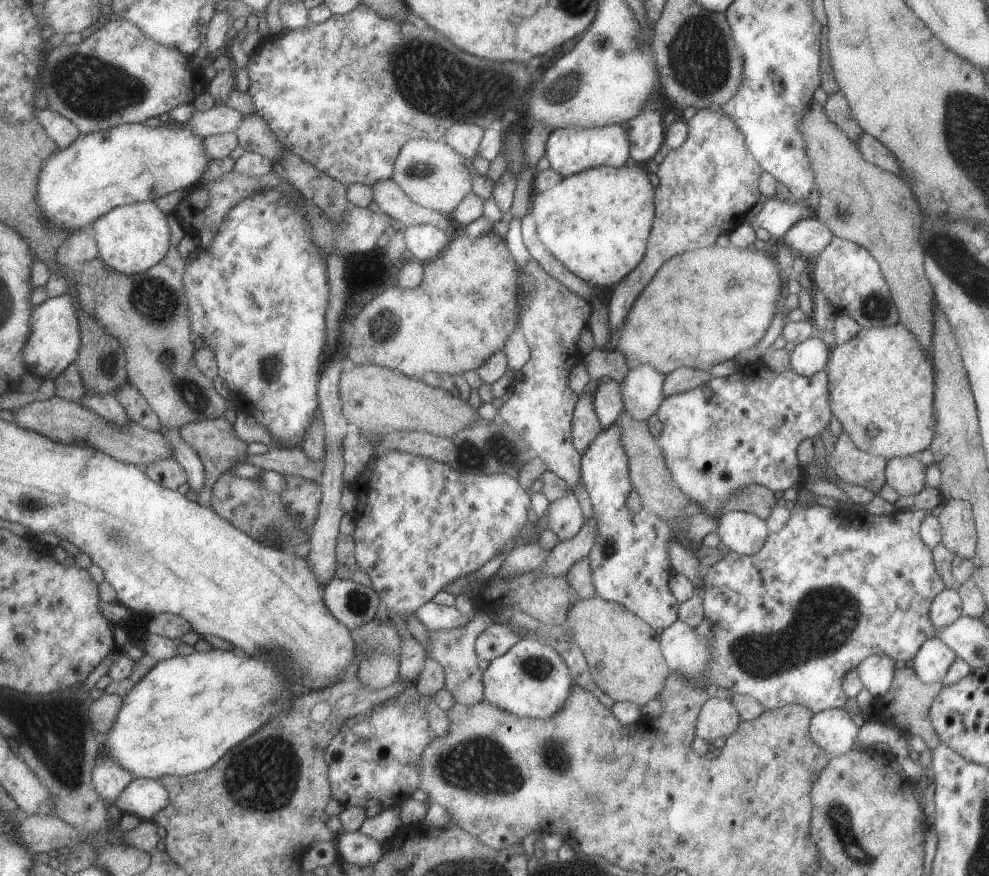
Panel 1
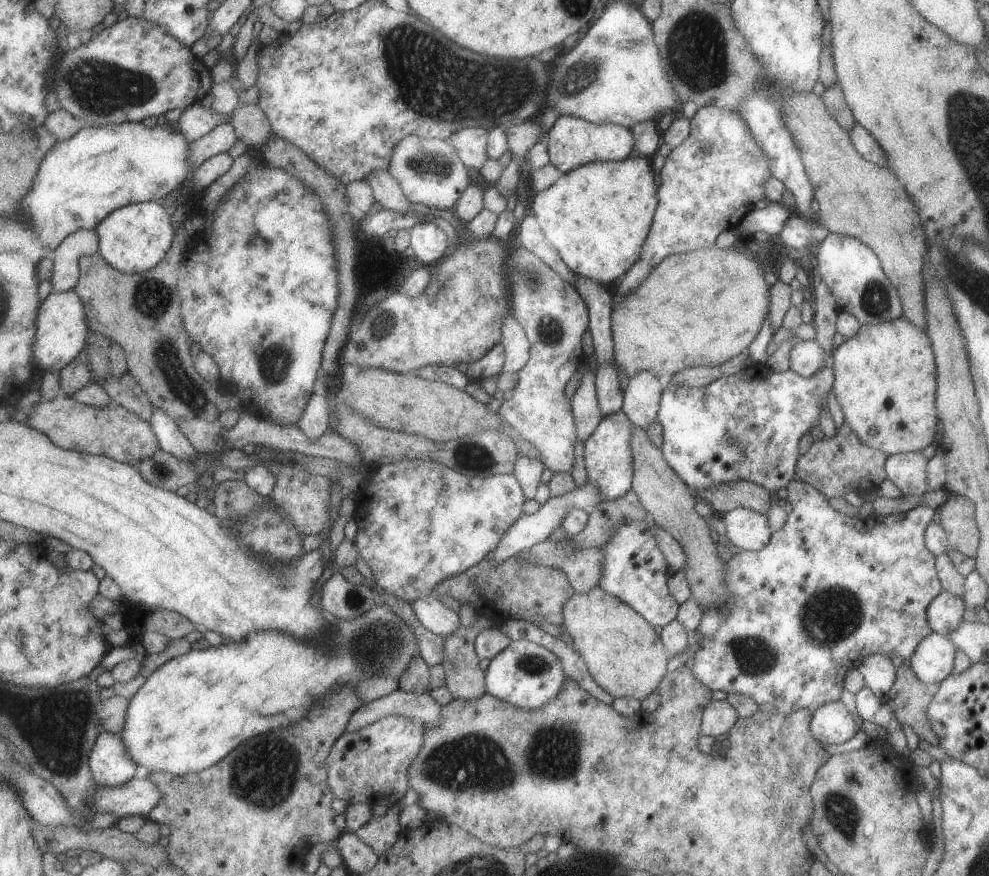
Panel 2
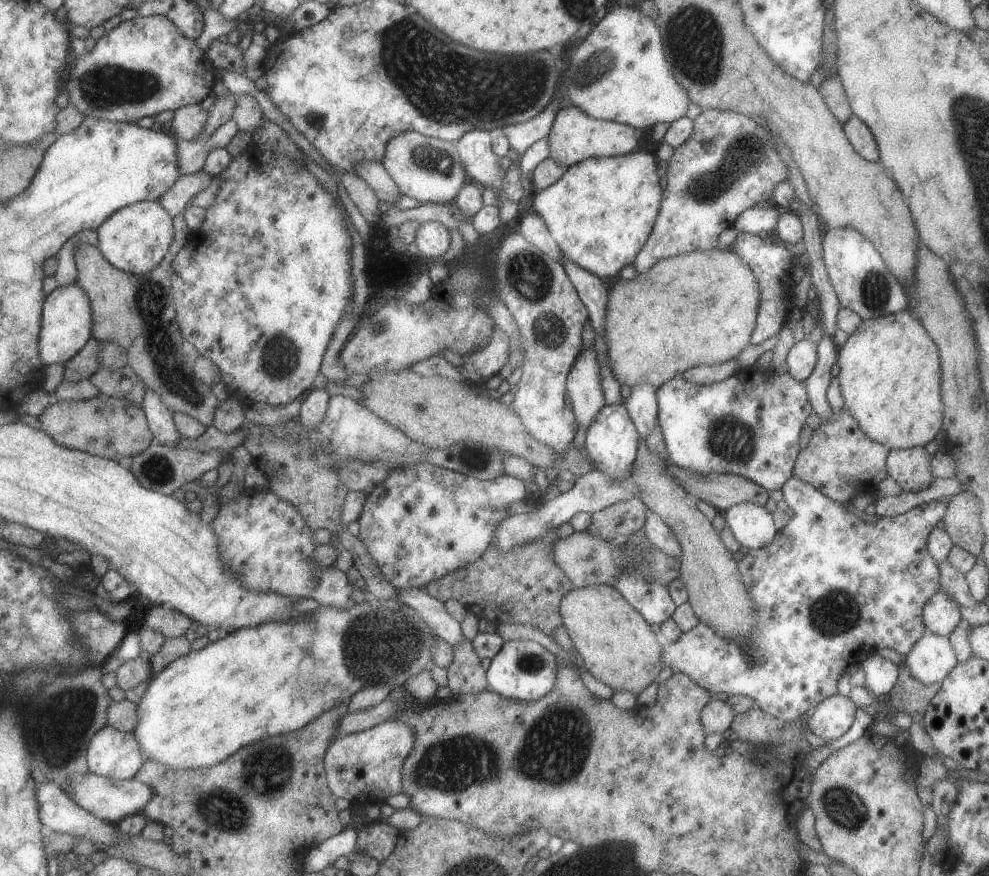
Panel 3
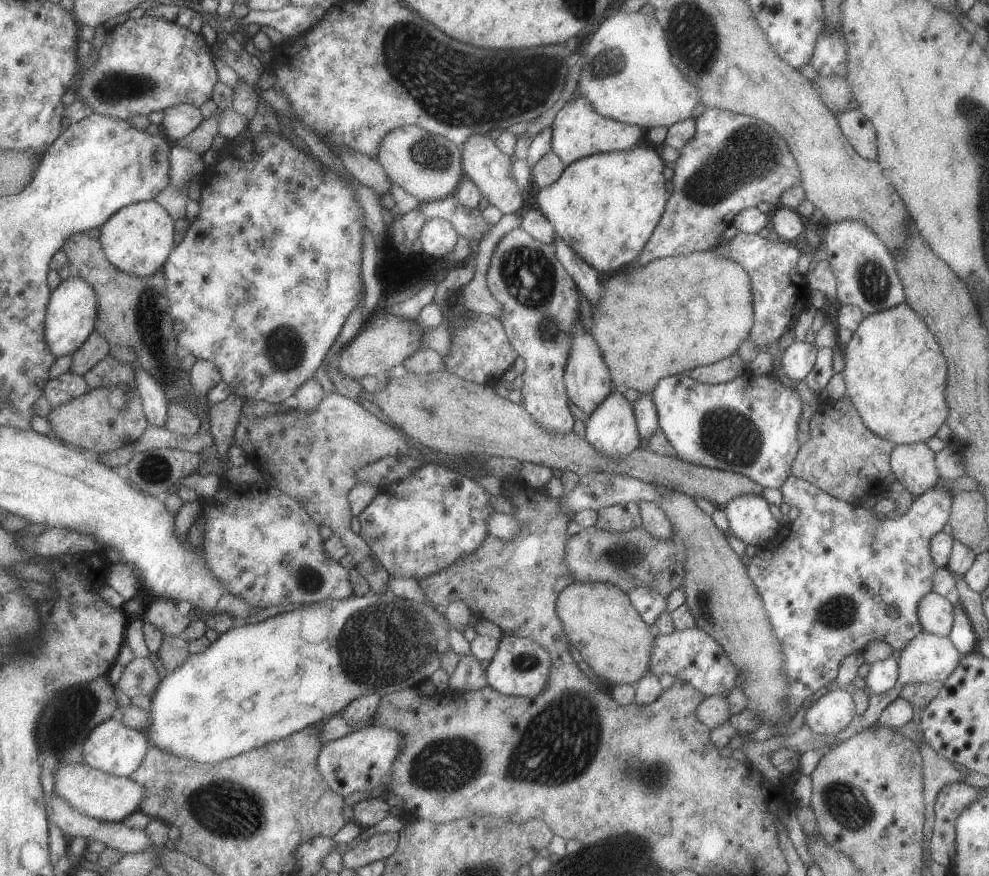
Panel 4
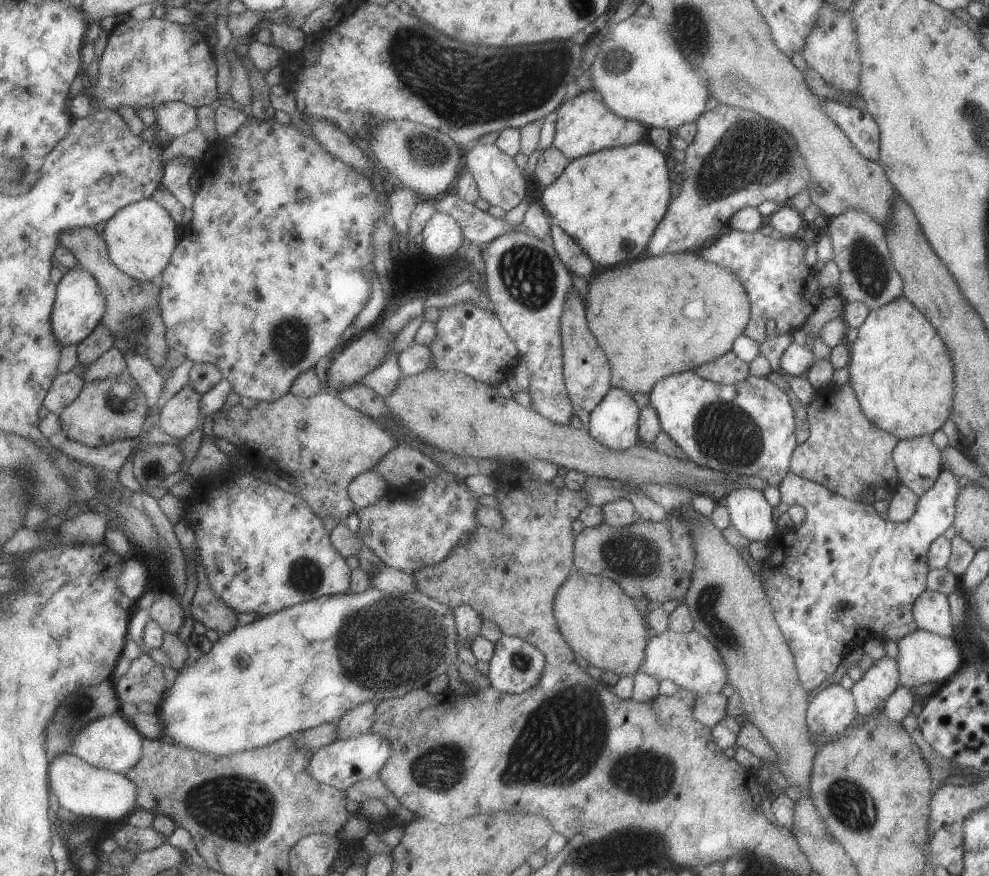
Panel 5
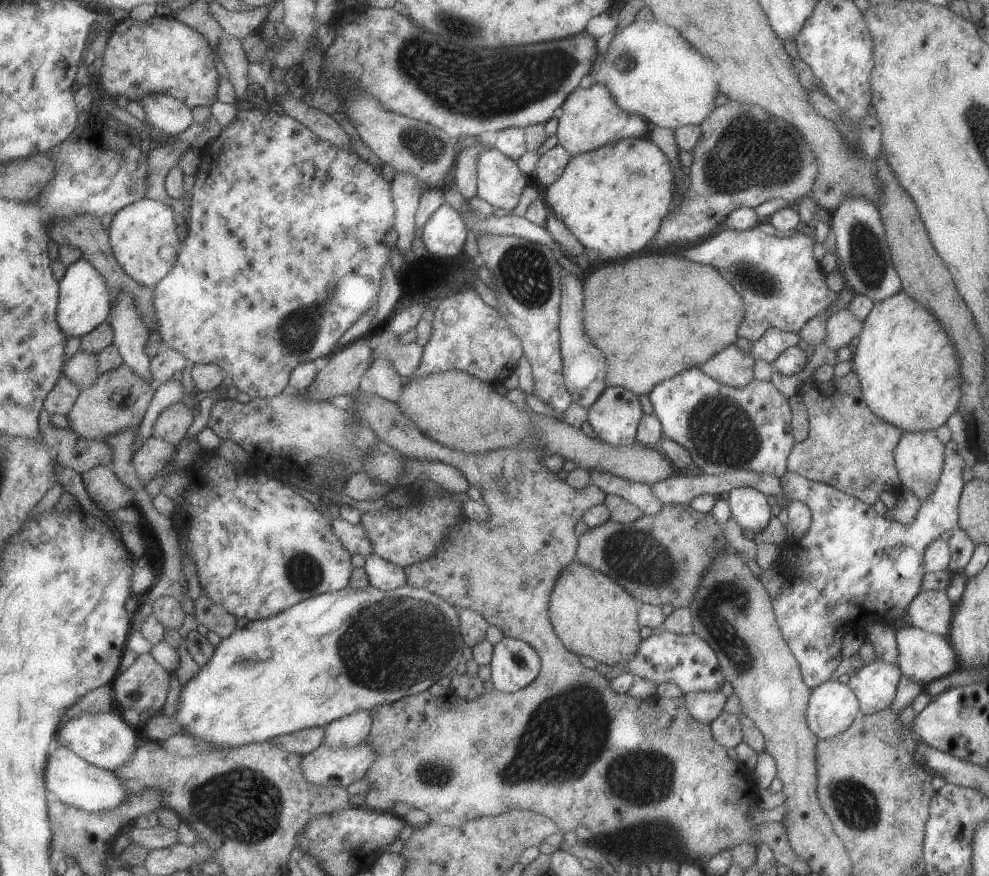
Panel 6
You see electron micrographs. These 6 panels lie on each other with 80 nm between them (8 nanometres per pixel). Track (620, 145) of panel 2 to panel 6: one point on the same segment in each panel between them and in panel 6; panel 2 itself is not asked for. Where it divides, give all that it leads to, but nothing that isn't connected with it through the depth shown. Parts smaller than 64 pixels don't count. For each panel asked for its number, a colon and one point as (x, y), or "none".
3: (574, 136)
4: (577, 132)
5: (584, 125)
6: (589, 118)

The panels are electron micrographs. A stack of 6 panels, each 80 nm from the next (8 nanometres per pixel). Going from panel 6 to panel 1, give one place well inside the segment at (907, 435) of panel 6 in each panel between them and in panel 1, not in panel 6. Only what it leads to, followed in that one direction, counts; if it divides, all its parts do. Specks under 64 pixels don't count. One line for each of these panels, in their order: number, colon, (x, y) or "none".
1: (906, 475)
2: (907, 472)
3: (909, 467)
4: (912, 465)
5: (916, 460)

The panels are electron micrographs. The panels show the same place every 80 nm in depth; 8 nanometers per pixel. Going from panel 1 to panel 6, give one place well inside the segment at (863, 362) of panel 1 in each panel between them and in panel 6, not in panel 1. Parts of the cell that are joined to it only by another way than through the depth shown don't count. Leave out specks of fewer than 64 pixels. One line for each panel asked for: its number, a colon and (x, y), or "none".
2: (883, 376)
3: (889, 378)
4: (894, 373)
5: (900, 372)
6: (908, 369)

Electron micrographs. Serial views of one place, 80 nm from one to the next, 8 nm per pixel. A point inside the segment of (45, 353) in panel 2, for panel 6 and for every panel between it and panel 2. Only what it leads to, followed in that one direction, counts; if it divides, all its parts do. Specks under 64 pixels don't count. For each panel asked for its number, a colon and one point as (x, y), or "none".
3: (67, 326)
4: (72, 316)
5: (81, 306)
6: (86, 301)

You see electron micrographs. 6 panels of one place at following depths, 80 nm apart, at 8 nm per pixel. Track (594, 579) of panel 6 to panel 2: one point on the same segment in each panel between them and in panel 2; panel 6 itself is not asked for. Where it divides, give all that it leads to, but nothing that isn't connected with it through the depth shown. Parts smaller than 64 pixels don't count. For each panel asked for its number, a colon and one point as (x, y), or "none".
2: (624, 656)
3: (618, 647)
4: (597, 618)
5: (600, 623)

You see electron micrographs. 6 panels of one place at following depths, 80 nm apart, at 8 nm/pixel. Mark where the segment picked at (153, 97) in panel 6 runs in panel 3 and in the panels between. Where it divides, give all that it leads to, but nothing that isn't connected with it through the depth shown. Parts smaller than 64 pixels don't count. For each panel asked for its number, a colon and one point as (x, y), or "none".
3: (188, 123)
4: (180, 121)
5: (176, 118)

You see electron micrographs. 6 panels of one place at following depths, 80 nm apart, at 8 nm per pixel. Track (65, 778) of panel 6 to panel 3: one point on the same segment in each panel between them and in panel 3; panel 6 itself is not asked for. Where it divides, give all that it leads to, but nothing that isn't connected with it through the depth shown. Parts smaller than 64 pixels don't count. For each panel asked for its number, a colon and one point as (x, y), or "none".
3: (111, 800)
4: (110, 798)
5: (87, 791)

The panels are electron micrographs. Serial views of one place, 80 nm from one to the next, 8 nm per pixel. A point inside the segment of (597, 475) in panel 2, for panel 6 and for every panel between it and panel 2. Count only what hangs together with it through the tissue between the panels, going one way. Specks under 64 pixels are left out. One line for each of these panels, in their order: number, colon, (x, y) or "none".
3: (611, 439)
4: (610, 428)
5: (613, 422)
6: (614, 416)

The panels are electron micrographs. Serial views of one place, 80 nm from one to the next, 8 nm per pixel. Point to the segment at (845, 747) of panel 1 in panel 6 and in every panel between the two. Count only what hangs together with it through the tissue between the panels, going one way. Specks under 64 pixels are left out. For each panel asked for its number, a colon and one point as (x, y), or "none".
2: (831, 724)
3: (830, 719)
4: (829, 714)
5: (831, 710)
6: (832, 706)

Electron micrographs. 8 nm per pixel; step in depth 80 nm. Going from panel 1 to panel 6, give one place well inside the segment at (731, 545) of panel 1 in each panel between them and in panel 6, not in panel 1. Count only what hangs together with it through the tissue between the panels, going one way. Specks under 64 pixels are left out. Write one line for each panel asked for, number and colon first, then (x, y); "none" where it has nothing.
2: (745, 530)
3: (751, 525)
4: (749, 520)
5: (749, 514)
6: (749, 508)

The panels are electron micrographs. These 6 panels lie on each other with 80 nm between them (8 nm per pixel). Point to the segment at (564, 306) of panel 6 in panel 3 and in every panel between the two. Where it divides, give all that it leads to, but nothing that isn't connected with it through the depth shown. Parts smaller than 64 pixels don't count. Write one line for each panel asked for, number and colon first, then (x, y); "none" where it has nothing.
3: (583, 384)
4: (586, 379)
5: (586, 373)

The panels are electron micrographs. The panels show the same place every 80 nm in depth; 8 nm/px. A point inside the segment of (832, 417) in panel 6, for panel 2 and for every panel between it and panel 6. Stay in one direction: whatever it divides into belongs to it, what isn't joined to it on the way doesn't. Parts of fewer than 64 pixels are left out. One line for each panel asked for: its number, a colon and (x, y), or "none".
2: (840, 463)
3: (840, 461)
4: (842, 458)
5: (843, 452)

